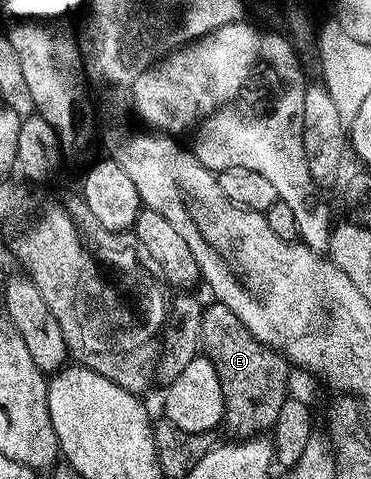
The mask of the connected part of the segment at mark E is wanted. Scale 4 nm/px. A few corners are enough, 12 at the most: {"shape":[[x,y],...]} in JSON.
{"shape":[[223,303],[198,316],[224,427],[253,440],[288,396],[287,360]]}

